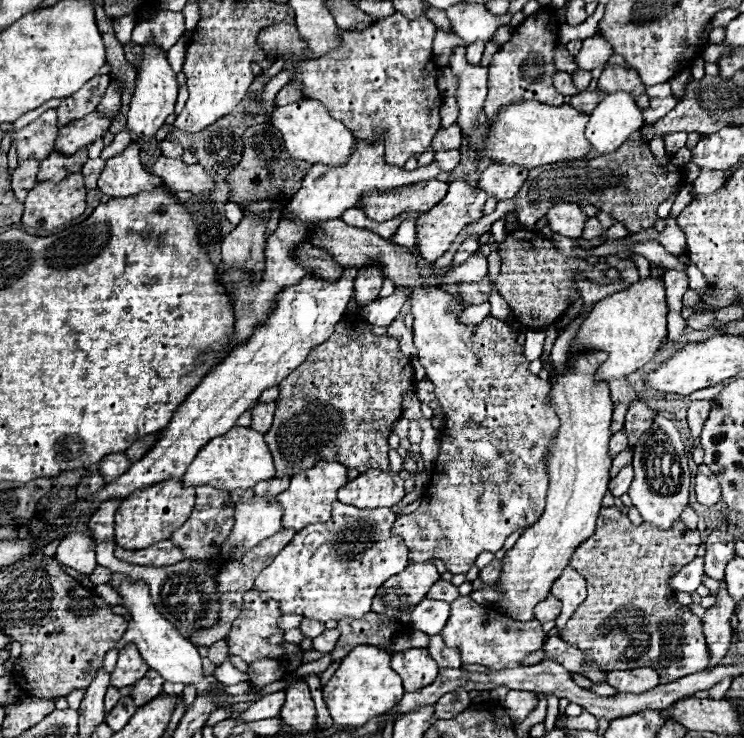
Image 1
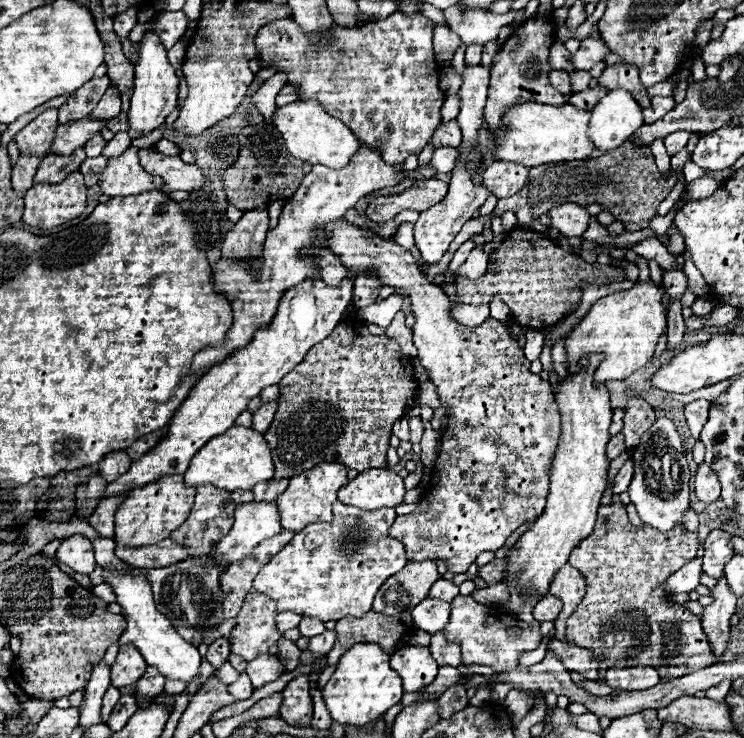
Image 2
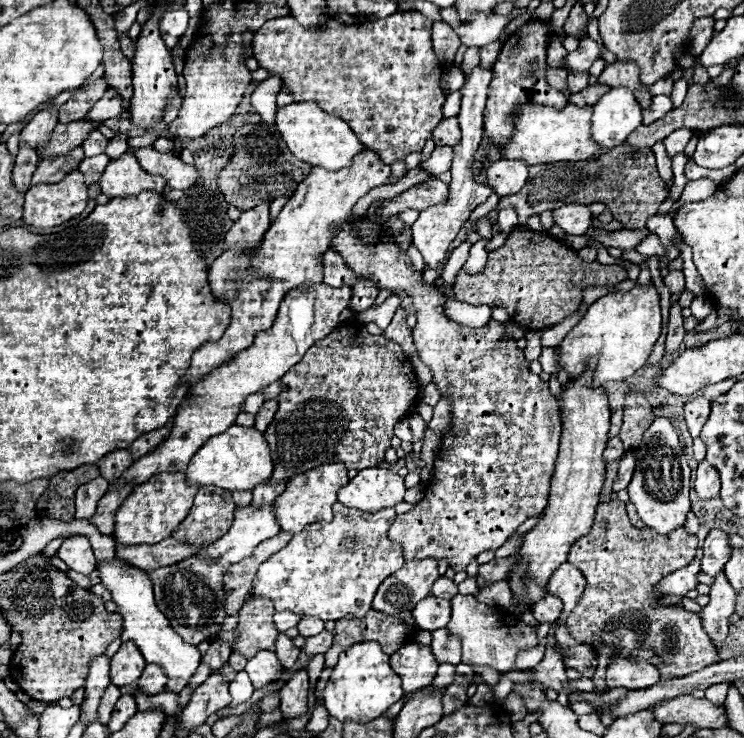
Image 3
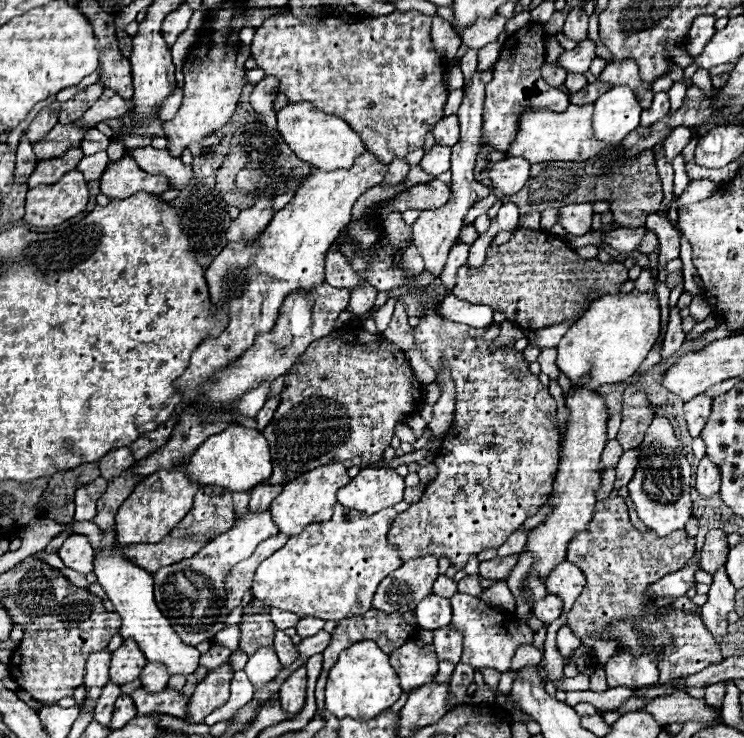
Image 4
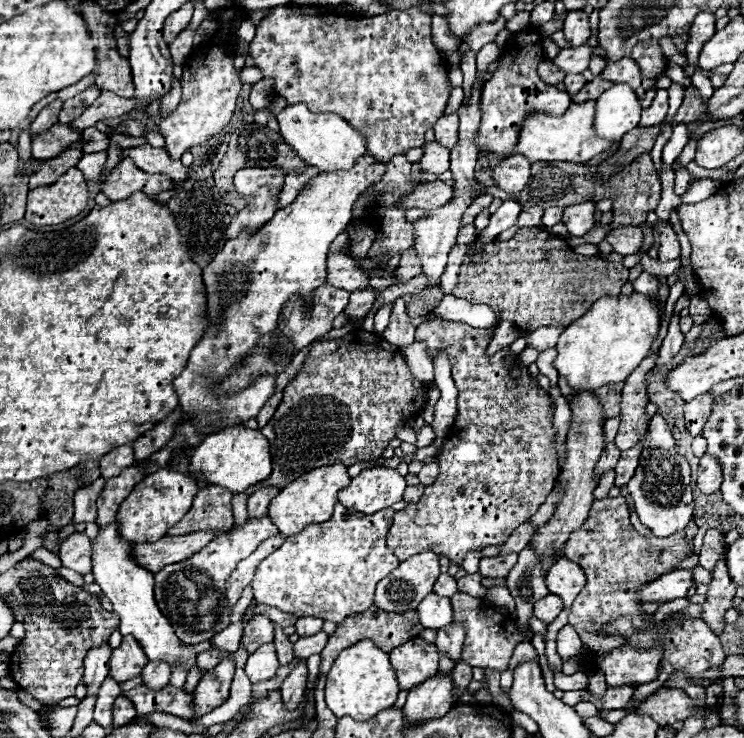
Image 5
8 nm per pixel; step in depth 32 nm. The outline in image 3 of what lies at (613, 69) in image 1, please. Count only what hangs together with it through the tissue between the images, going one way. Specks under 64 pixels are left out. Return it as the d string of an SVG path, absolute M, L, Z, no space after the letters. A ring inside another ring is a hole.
M614 62L610 66L604 68L604 72L598 78L600 84L606 84L610 88L630 88L636 96L636 100L640 102L642 108L650 106L650 94L648 94L648 86L642 86L640 78L638 78L638 66L634 62Z

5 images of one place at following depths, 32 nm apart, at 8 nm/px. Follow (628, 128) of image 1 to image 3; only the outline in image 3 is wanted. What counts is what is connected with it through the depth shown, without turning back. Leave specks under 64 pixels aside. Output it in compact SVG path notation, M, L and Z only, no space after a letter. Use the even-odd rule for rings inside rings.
M612 88L594 104L590 134L604 148L616 148L642 124L642 108L626 88Z

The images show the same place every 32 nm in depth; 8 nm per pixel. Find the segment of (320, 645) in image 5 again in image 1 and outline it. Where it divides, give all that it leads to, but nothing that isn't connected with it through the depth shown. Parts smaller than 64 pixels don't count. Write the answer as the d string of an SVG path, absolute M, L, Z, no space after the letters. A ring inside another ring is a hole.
M324 630L320 636L312 638L314 650L320 650L324 654L326 652L332 652L334 646L336 646L336 642L338 642L338 638L340 638L340 632L338 630Z

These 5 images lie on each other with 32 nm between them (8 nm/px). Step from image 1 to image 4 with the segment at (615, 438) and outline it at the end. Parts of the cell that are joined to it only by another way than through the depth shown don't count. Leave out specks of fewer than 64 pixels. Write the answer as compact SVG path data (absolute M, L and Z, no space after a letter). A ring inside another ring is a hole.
M608 440L606 448L604 448L604 452L602 452L602 460L600 460L600 464L602 464L604 468L614 466L614 464L620 460L622 452L624 452L624 450L622 450L622 446L618 444L618 440Z

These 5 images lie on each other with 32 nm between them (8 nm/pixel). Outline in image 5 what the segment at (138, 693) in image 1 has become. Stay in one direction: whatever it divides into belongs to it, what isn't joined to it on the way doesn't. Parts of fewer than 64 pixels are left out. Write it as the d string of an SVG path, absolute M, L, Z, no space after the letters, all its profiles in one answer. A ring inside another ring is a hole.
M148 662L142 670L142 682L150 690L162 690L170 680L170 666L166 662Z

